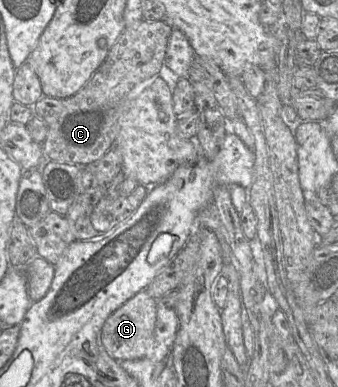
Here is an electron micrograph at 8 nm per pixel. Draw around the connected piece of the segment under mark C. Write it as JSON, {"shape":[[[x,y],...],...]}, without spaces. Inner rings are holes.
{"shape":[[[145,19],[137,26],[125,27],[104,62],[76,94],[68,98],[42,96],[32,106],[32,109],[34,114],[47,125],[47,137],[42,143],[45,157],[58,163],[76,164],[77,166],[95,164],[103,157],[114,146],[121,106],[126,101],[126,95],[137,84],[159,73],[165,63],[167,45],[173,29],[173,26],[166,20],[150,22]]]}

